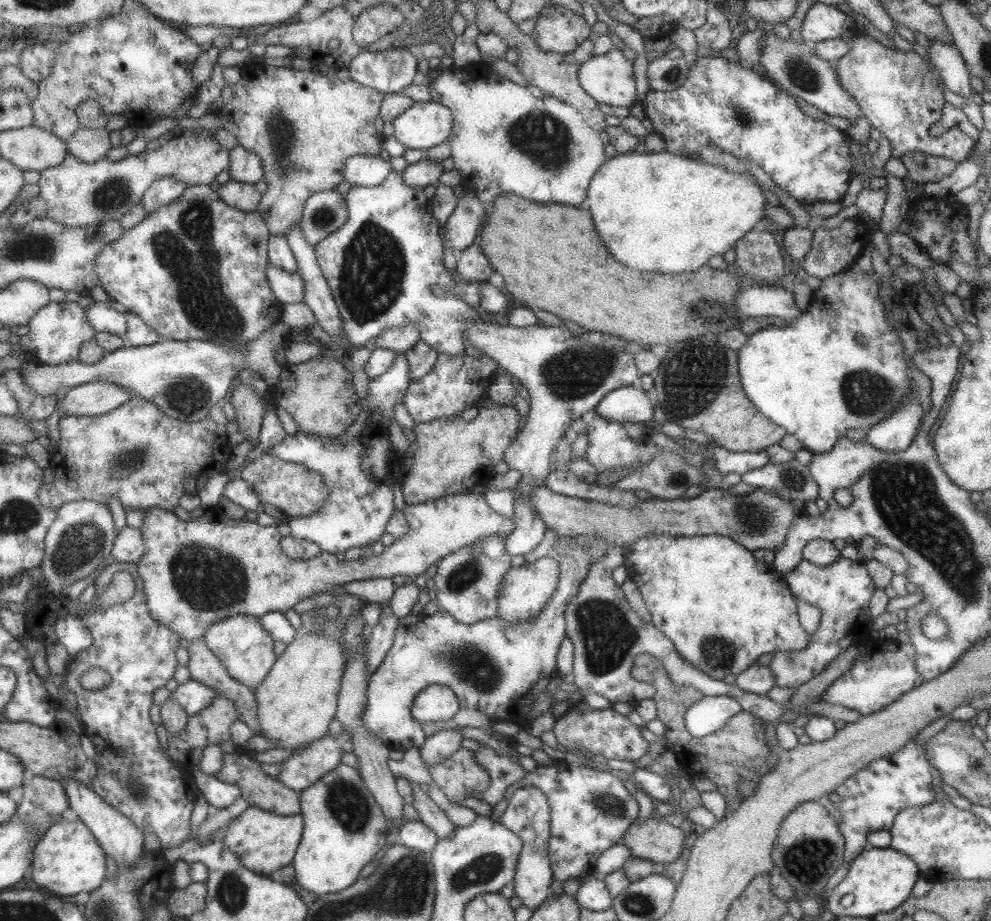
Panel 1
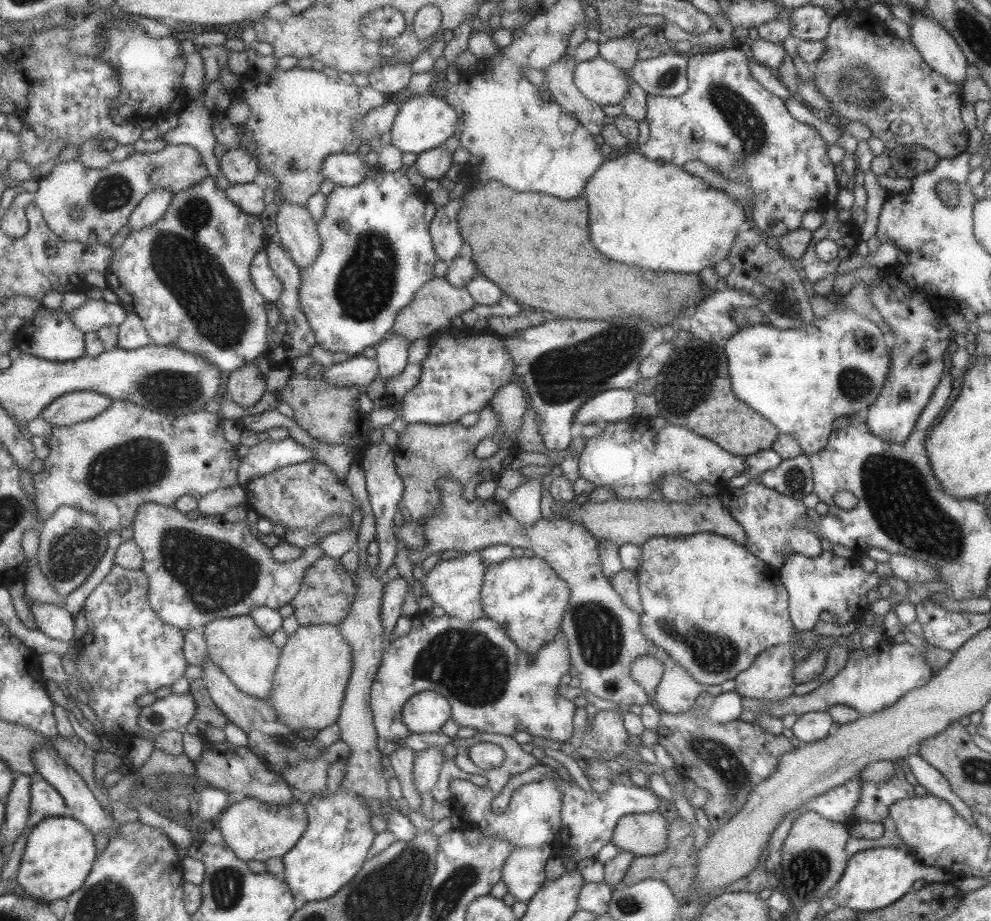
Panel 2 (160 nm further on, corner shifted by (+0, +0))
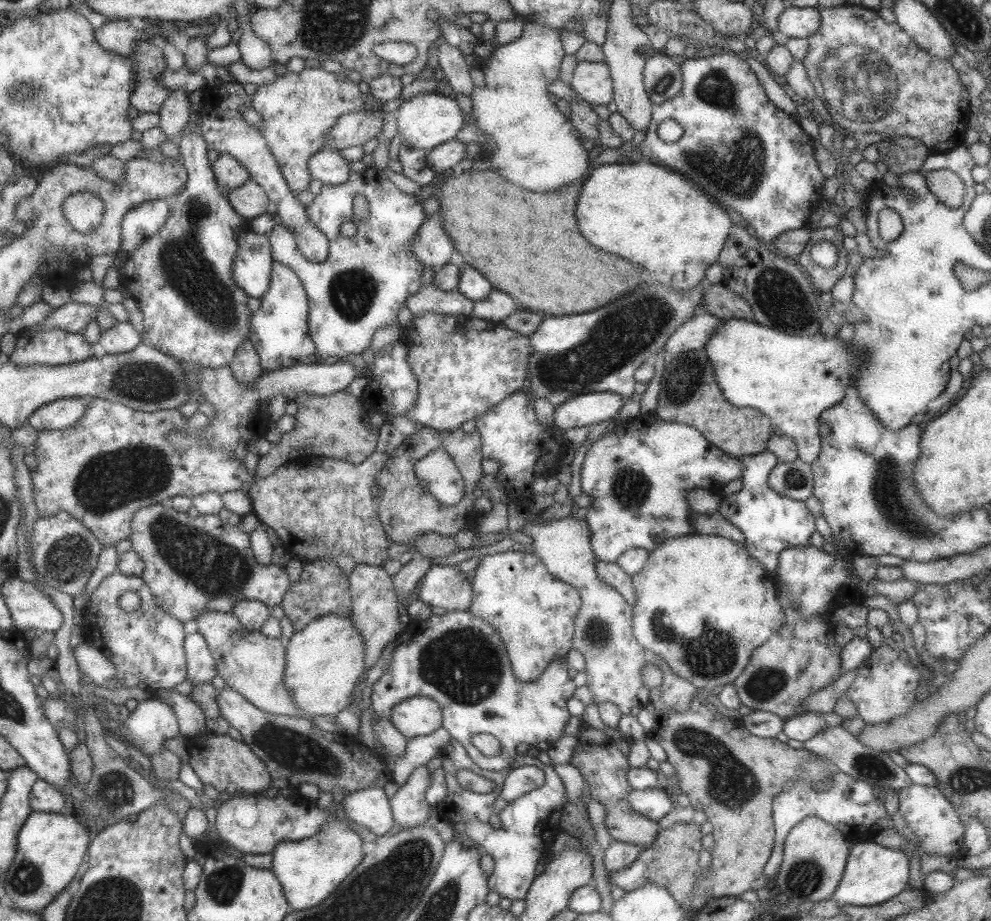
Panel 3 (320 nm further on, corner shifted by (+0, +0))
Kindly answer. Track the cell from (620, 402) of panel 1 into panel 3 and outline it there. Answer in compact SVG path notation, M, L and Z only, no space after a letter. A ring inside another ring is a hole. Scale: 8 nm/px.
M614 392L577 395L554 408L553 424L562 432L567 428L591 427L605 420L614 420L623 403L621 395Z

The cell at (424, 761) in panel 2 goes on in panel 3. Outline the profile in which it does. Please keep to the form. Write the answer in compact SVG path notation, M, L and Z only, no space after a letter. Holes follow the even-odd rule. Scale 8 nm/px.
M422 764L418 766L408 778L405 784L402 784L393 796L388 800L391 809L391 816L395 825L399 826L415 826L425 823L429 818L429 810L431 805L426 801L425 792L430 781L430 774L427 767Z

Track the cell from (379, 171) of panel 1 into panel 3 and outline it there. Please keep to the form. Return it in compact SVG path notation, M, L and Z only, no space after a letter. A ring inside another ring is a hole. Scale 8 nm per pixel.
M323 148L312 154L307 159L307 168L310 177L319 180L323 185L336 185L344 183L348 179L349 167L346 160L339 155L339 150Z

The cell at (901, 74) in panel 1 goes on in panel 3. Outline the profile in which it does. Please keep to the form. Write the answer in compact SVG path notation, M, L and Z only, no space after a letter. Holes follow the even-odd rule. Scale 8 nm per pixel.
M840 5L816 8L819 13L819 28L807 38L807 52L799 61L793 59L785 80L791 86L794 97L805 103L803 114L796 112L794 119L807 124L817 118L817 125L831 125L847 135L859 130L876 132L882 138L893 139L910 136L919 139L927 148L940 152L963 144L967 127L969 96L965 86L947 59L933 58L895 23L885 23L872 9L861 5Z

